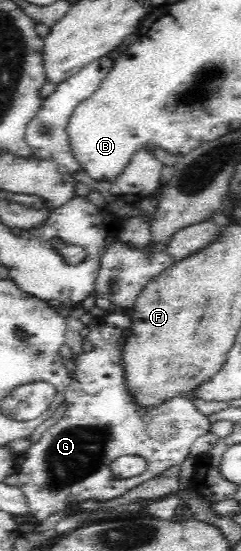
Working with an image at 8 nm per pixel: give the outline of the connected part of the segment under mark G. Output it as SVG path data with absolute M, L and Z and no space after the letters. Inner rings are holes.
M104 312L96 317L84 332L87 348L74 358L71 365L72 381L65 390L67 404L63 416L47 428L41 438L31 446L26 460L18 467L17 486L29 502L29 514L37 521L42 521L59 510L74 509L83 500L99 502L115 500L127 494L142 482L160 476L172 466L180 464L189 458L193 442L210 431L208 416L199 412L193 401L185 396L167 397L156 405L143 407L137 403L135 393L127 385L123 353L119 349L119 338L123 331L131 328L131 316L125 312ZM139 455L148 460L148 468L140 476L119 479L111 473L111 462L118 456Z

